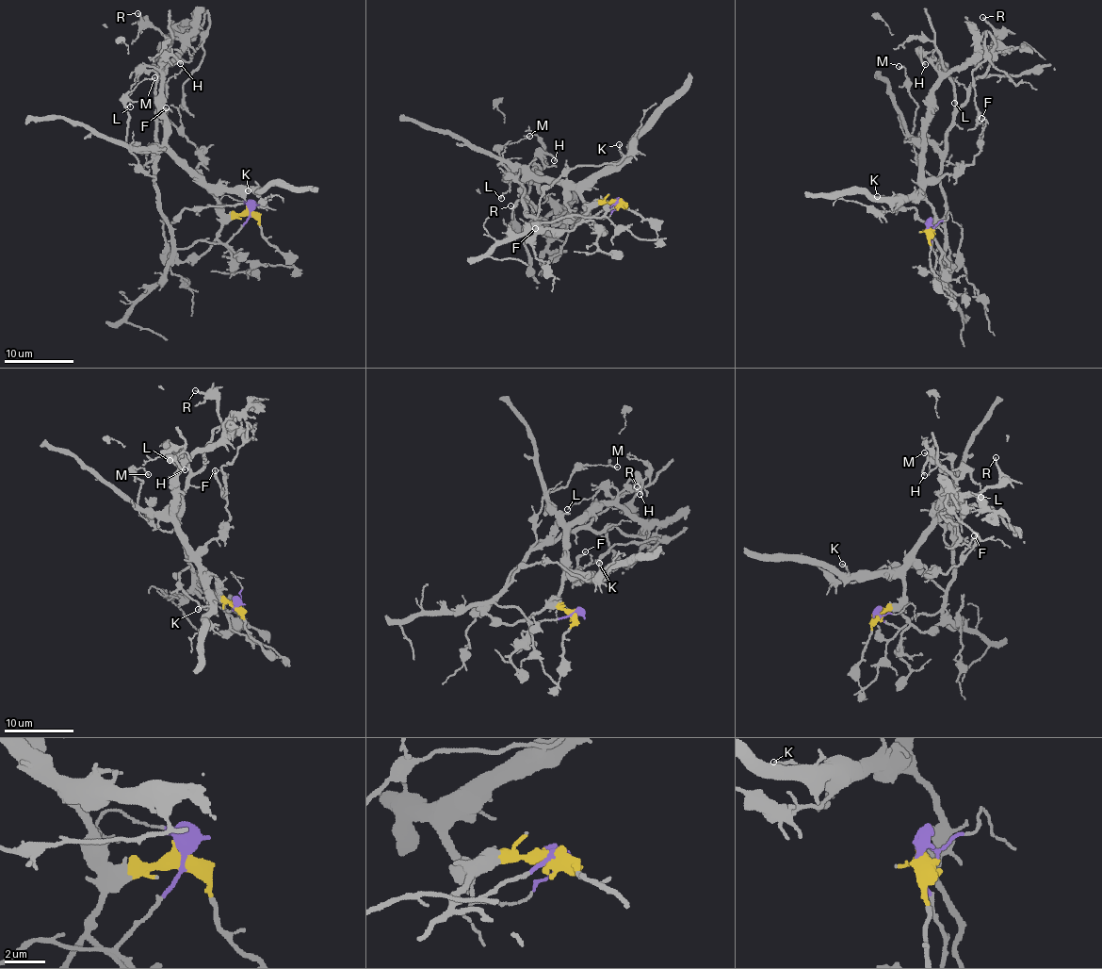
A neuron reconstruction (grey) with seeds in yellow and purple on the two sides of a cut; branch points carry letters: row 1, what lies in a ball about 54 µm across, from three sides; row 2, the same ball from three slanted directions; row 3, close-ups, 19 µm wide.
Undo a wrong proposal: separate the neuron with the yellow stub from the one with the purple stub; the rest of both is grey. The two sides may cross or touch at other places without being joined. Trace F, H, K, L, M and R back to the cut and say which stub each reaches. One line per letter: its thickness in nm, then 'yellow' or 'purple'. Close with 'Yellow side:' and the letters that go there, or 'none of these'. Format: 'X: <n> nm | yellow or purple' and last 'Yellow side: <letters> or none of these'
F: 110 nm | yellow
H: 200 nm | yellow
K: 160 nm | yellow
L: 110 nm | yellow
M: 110 nm | purple
R: 200 nm | yellow
Yellow side: F, H, K, L, R

